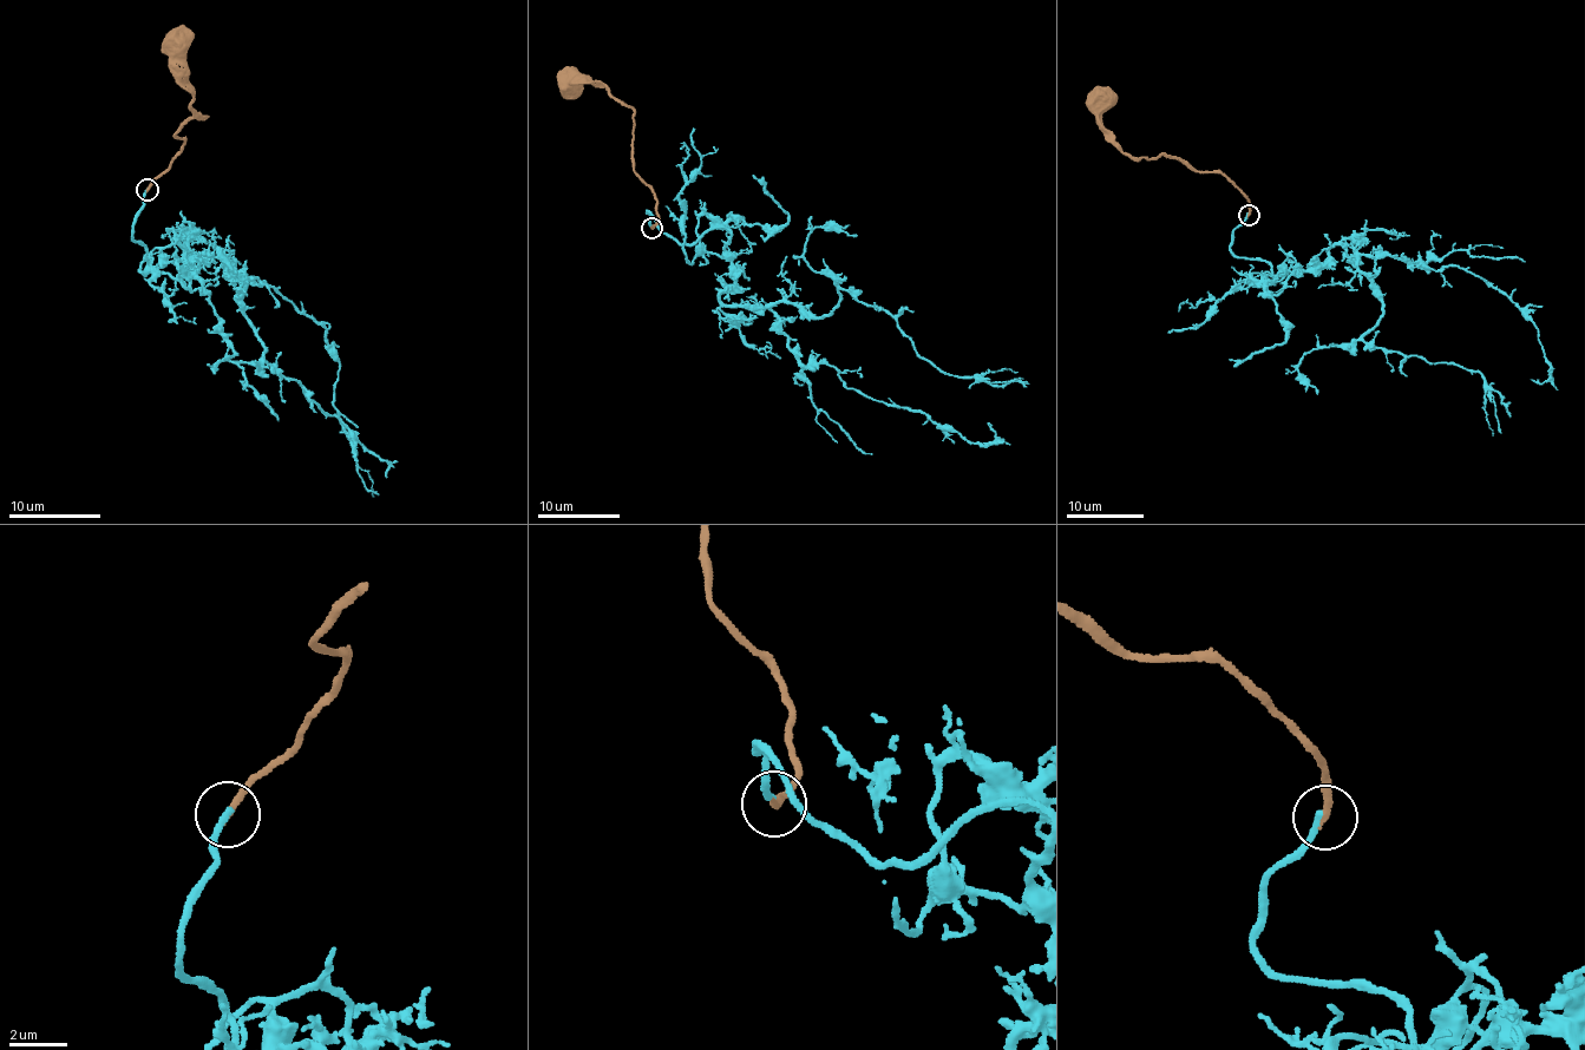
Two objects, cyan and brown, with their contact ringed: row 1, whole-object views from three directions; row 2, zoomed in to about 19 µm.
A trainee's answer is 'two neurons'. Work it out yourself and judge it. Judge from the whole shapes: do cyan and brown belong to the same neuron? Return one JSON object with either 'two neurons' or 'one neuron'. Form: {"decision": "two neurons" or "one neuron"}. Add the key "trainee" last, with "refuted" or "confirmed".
{"decision": "two neurons", "trainee": "confirmed"}

